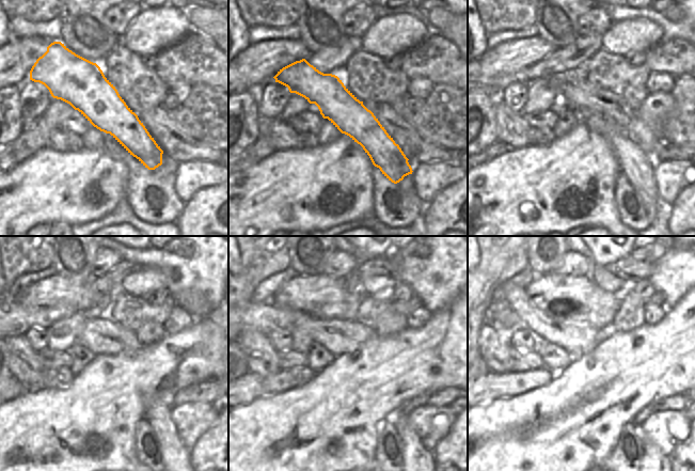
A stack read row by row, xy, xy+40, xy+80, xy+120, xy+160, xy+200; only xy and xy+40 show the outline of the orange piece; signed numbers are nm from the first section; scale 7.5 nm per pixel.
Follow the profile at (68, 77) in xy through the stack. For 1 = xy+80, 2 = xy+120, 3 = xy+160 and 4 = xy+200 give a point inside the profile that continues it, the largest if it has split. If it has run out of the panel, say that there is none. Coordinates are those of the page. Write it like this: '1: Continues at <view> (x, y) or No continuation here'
1: Continues at xy+80 (633, 162)
2: Continues at xy+120 (173, 452)
3: Continues at xy+160 (412, 452)
4: Continues at xy+200 (651, 453)

